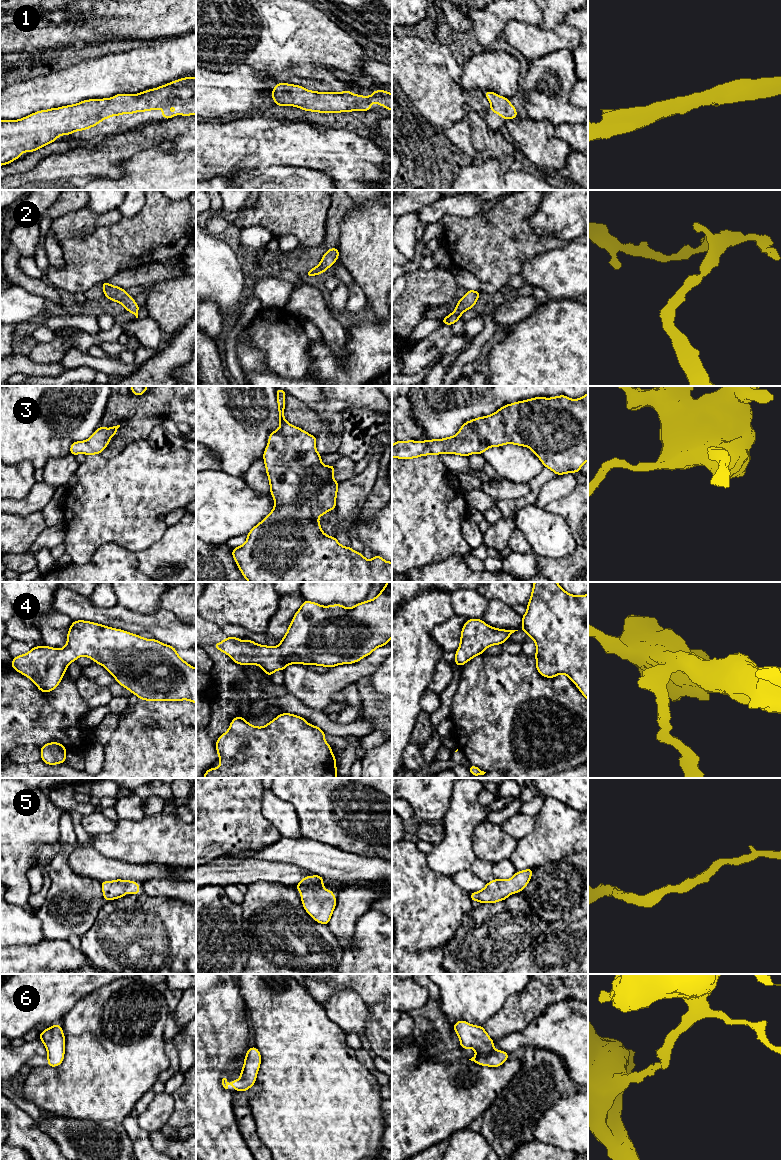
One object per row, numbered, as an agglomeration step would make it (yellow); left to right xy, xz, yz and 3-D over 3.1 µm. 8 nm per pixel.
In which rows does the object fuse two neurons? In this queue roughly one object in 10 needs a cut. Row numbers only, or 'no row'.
no row

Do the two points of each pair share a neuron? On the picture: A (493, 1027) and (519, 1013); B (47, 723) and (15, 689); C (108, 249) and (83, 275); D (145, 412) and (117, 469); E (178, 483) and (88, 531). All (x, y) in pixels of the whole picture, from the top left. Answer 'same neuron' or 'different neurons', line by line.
A: same neuron
B: same neuron
C: same neuron
D: different neurons
E: same neuron

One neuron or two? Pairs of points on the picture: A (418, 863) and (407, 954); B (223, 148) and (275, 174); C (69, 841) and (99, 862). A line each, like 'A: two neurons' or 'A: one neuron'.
A: one neuron
B: two neurons
C: two neurons

